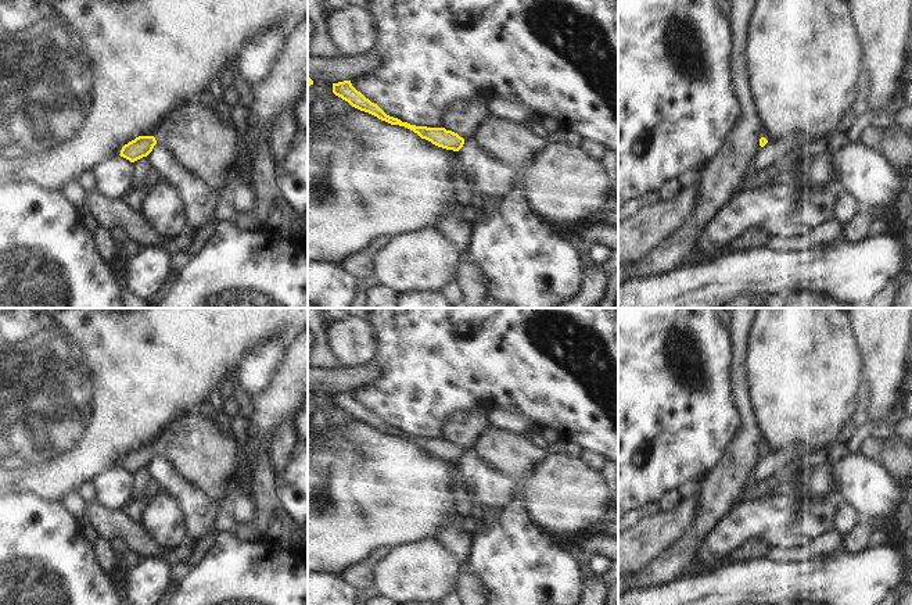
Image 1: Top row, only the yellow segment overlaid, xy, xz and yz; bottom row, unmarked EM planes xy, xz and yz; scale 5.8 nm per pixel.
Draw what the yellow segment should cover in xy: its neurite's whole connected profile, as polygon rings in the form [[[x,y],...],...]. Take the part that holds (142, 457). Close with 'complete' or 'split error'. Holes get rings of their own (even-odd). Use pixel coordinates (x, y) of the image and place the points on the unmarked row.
[[[197,409],[191,411],[169,426],[152,447],[139,447],[125,455],[119,466],[134,473],[147,468],[158,452],[169,458],[180,475],[205,491],[213,501],[219,504],[223,500],[226,495],[225,482],[233,470],[234,443],[230,434],[223,434],[219,430],[215,419],[208,419]]]; split error

